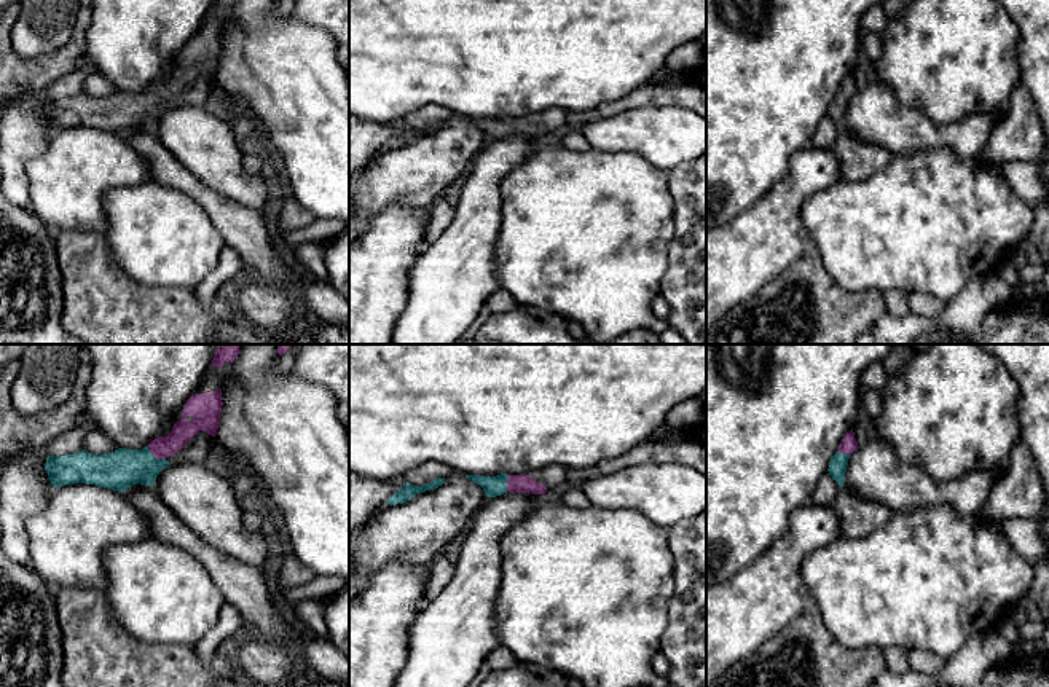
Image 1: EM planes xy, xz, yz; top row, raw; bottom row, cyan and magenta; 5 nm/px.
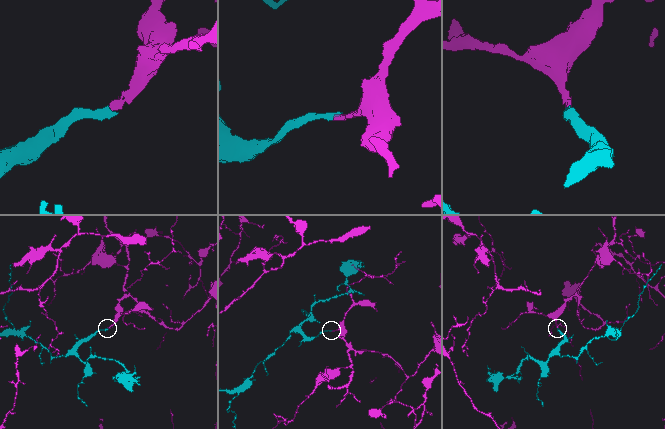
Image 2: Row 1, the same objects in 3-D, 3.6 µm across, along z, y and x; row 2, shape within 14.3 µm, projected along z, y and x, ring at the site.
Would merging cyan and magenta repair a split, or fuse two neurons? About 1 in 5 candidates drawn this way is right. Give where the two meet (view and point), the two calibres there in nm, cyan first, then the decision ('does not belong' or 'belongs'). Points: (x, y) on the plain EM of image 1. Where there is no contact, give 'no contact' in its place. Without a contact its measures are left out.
meets cyan in xy at (153, 99); 200 nm thick on the cyan side, 110 nm on the other; belongs

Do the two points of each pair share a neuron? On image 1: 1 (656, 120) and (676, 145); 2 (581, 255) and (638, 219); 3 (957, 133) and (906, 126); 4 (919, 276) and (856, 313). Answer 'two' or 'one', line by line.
1: one
2: one
3: one
4: two

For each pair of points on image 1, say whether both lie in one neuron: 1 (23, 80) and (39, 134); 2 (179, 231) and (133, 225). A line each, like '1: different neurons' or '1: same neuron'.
1: different neurons
2: same neuron

